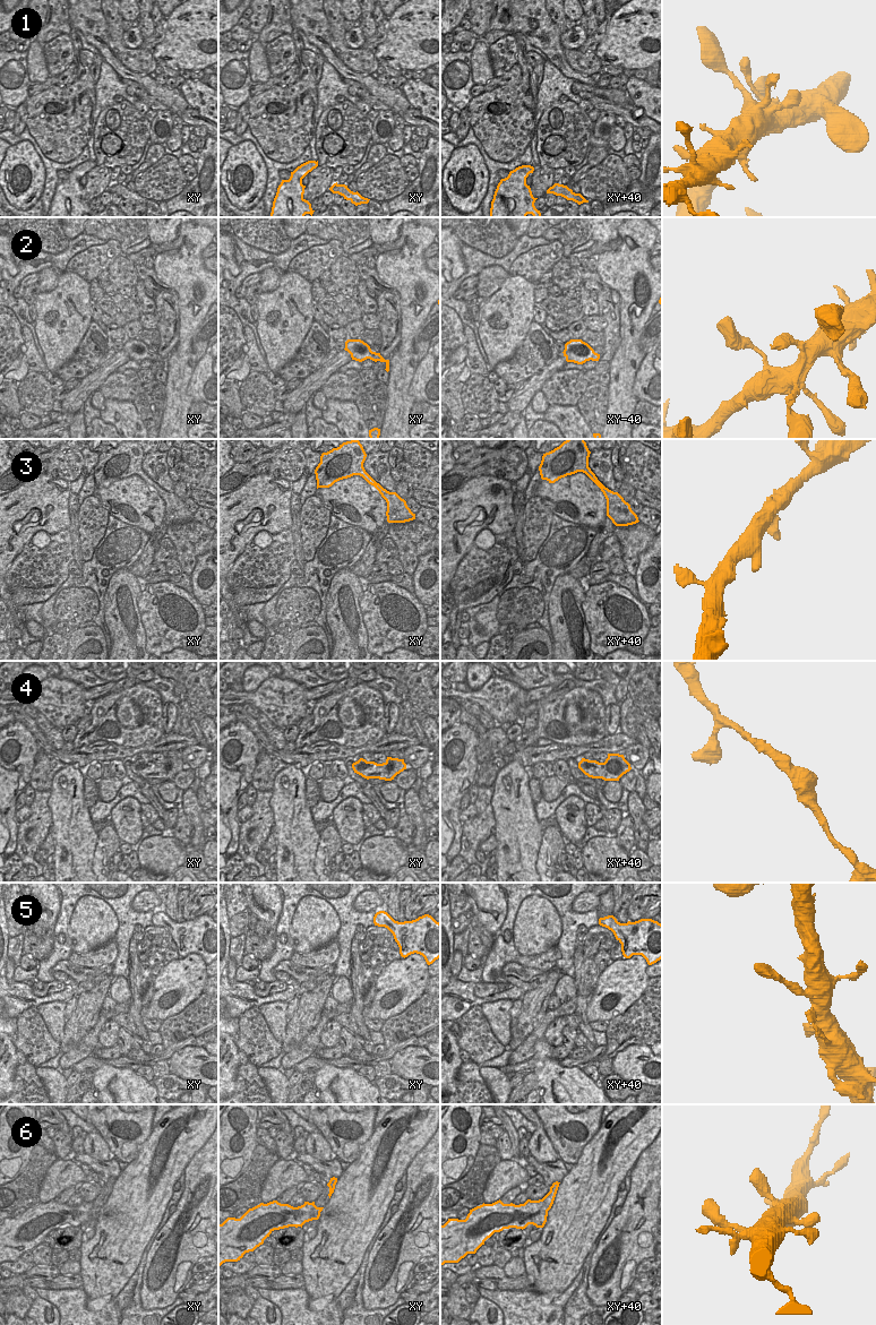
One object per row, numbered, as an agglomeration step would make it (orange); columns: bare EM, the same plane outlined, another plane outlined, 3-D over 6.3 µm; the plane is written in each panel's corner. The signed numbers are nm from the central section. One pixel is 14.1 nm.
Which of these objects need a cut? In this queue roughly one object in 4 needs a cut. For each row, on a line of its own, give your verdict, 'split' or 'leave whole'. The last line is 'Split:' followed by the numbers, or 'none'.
1: leave whole
2: leave whole
3: leave whole
4: leave whole
5: leave whole
6: leave whole
Split: none

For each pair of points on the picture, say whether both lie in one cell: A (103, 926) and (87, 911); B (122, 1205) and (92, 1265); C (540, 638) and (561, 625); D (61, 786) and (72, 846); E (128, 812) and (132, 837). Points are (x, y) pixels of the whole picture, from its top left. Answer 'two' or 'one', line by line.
A: one
B: one
C: two
D: one
E: one

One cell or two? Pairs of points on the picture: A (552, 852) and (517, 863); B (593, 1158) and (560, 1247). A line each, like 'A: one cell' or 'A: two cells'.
A: two cells
B: one cell

